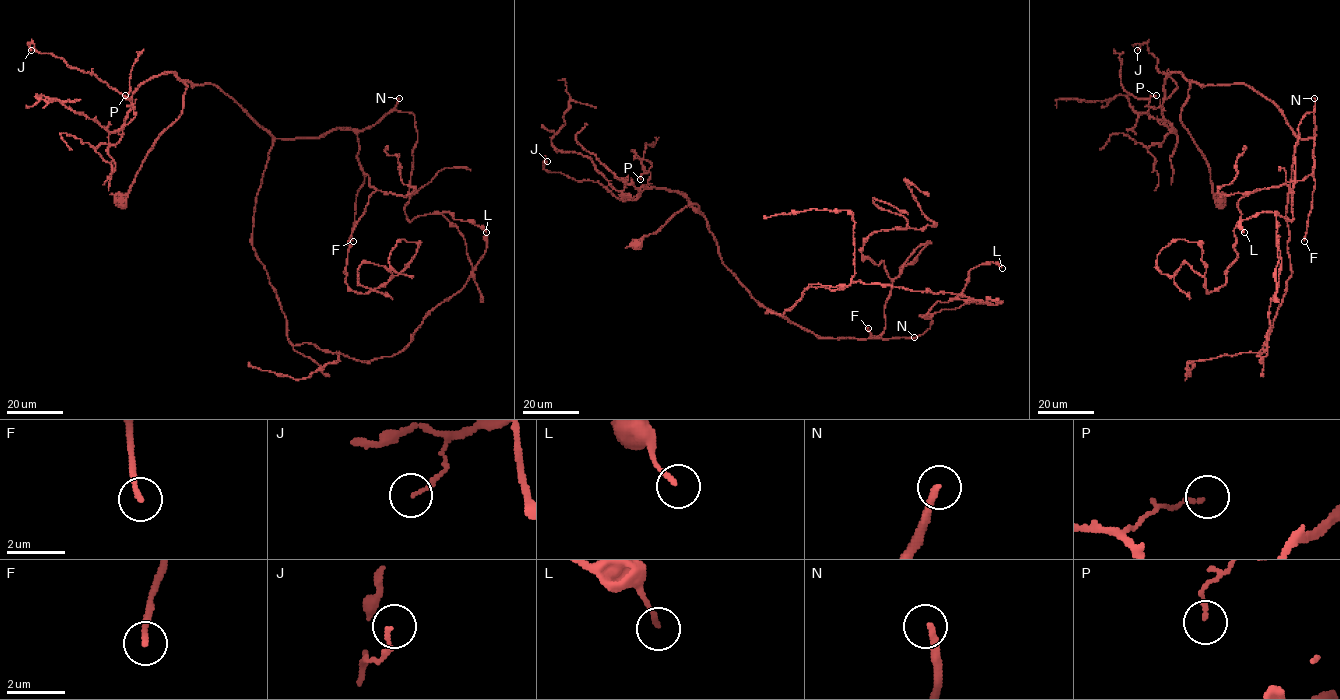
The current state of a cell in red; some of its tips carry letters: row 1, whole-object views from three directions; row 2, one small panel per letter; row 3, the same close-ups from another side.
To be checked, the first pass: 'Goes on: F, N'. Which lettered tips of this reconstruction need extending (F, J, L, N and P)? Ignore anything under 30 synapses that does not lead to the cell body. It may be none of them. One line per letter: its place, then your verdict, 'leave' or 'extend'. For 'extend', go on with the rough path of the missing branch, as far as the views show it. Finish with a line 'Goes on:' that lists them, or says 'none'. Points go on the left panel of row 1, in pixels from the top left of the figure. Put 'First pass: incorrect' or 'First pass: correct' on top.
First pass: correct
F: place (353, 241); extend; course (353, 241), (353, 257), (347, 263), (330, 264), (320, 279), (311, 332), (316, 380), (367, 386), (401, 379)
J: place (31, 50); leave
L: place (486, 232); leave
N: place (399, 98); extend
P: place (125, 95); leave
Goes on: F, N

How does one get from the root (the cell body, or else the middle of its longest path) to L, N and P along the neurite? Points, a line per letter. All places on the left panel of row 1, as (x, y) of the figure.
L: (123, 199), (180, 115), (187, 80), (214, 84), (276, 138), (411, 112), (406, 218), (449, 211), (486, 232)
N: (123, 199), (158, 137), (180, 115), (183, 81), (214, 84), (284, 139), (364, 130), (399, 98)
P: (123, 199), (158, 137), (180, 115), (187, 86), (174, 72), (164, 72), (133, 93), (134, 107), (125, 95)

